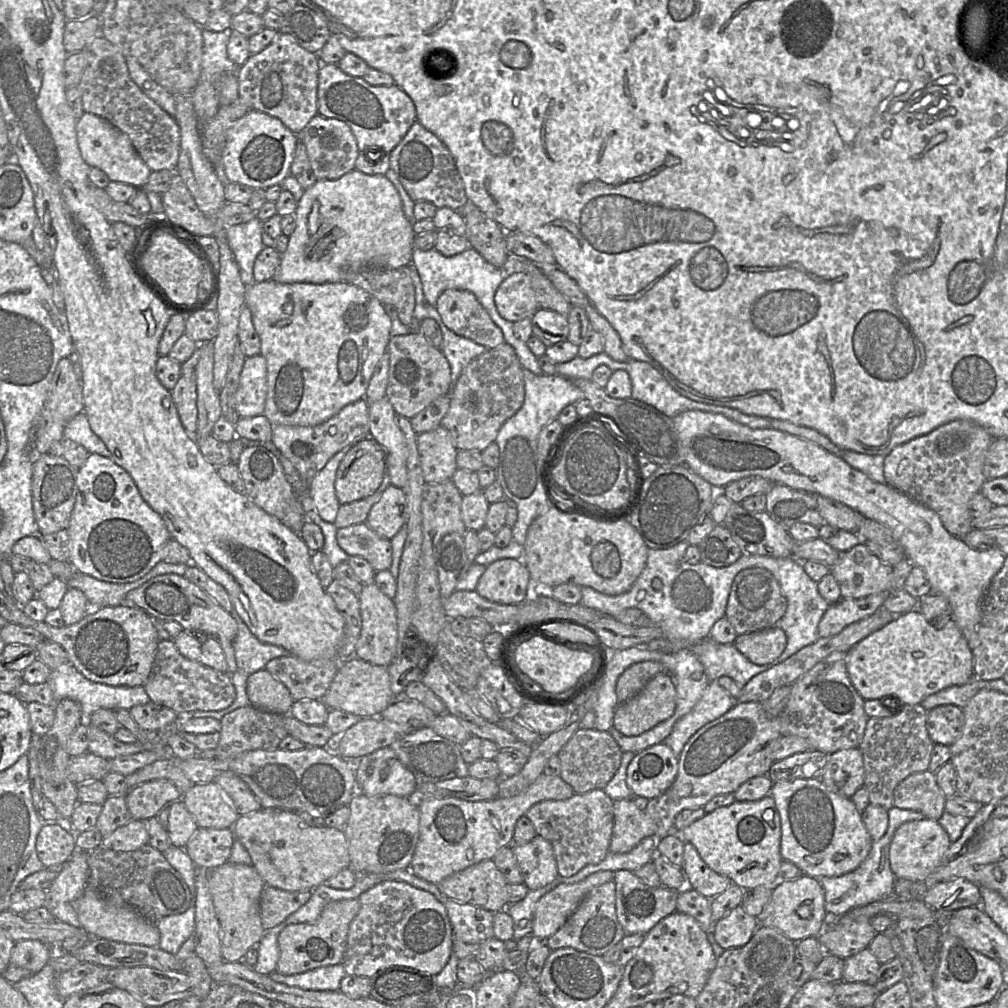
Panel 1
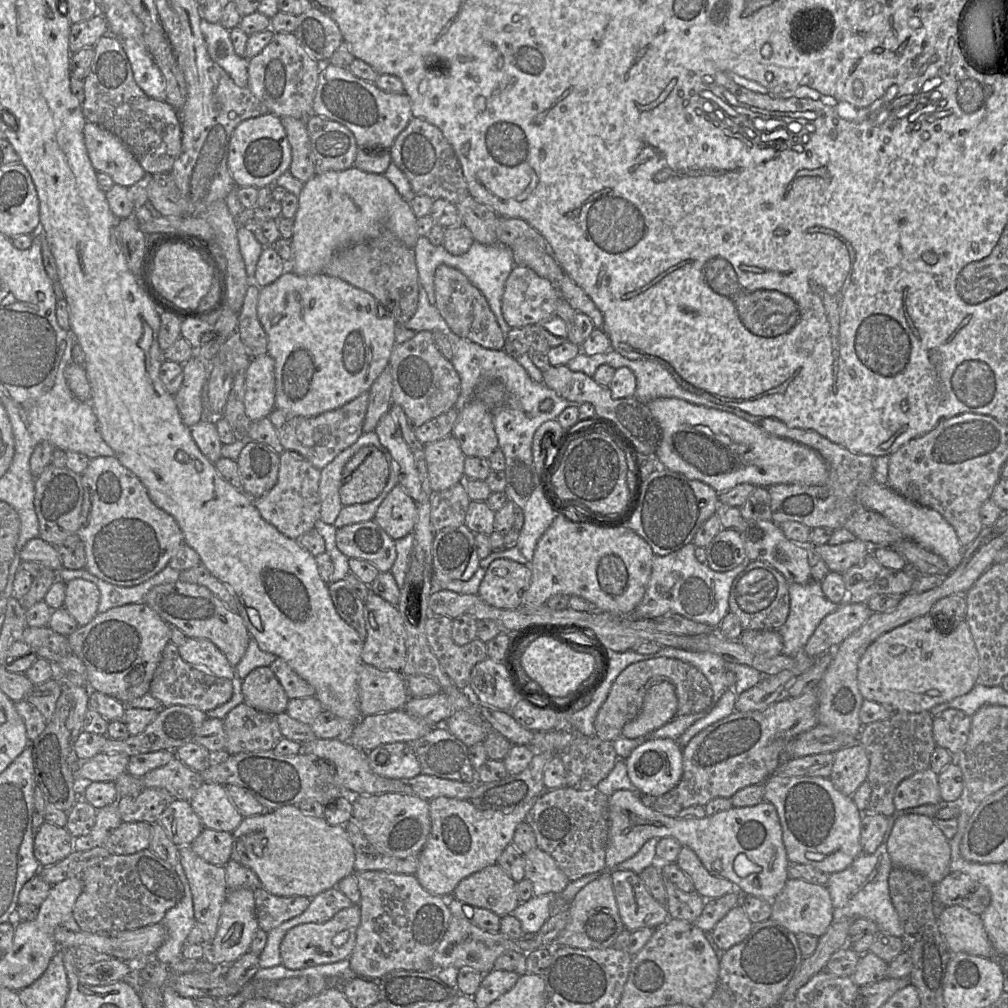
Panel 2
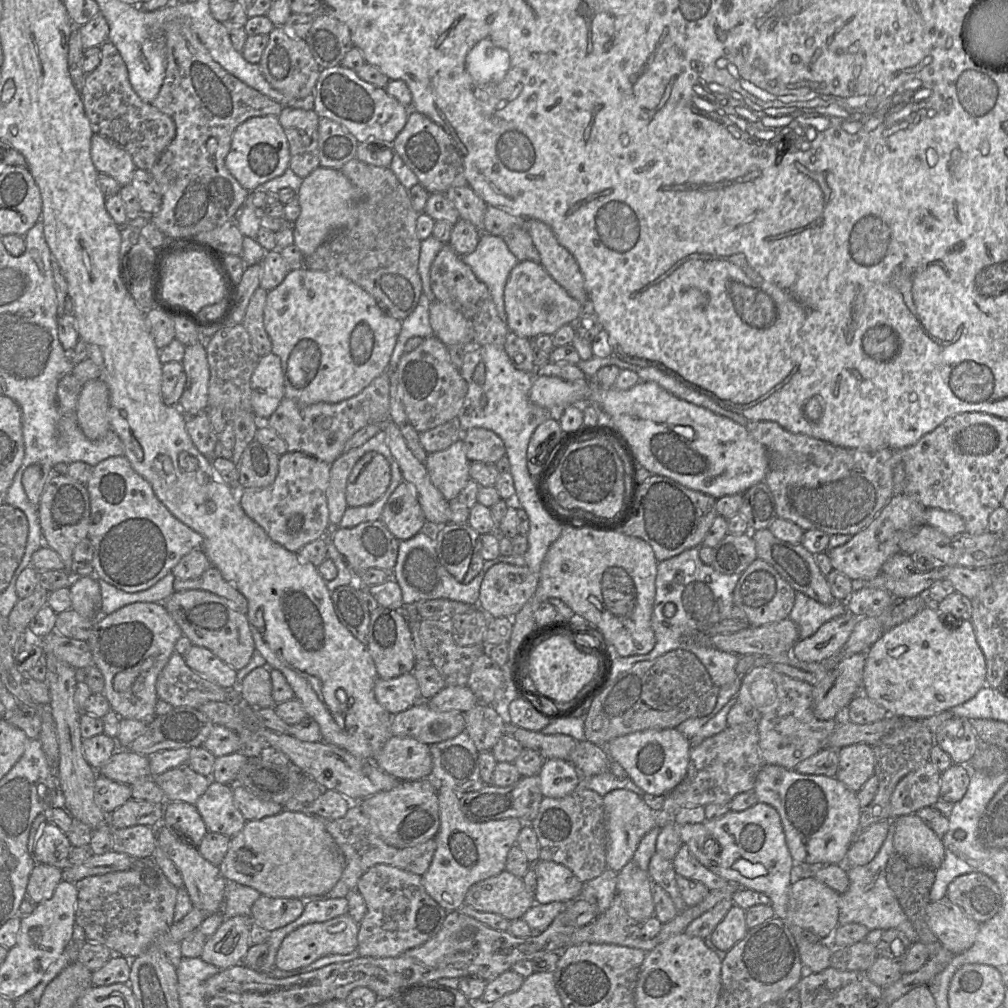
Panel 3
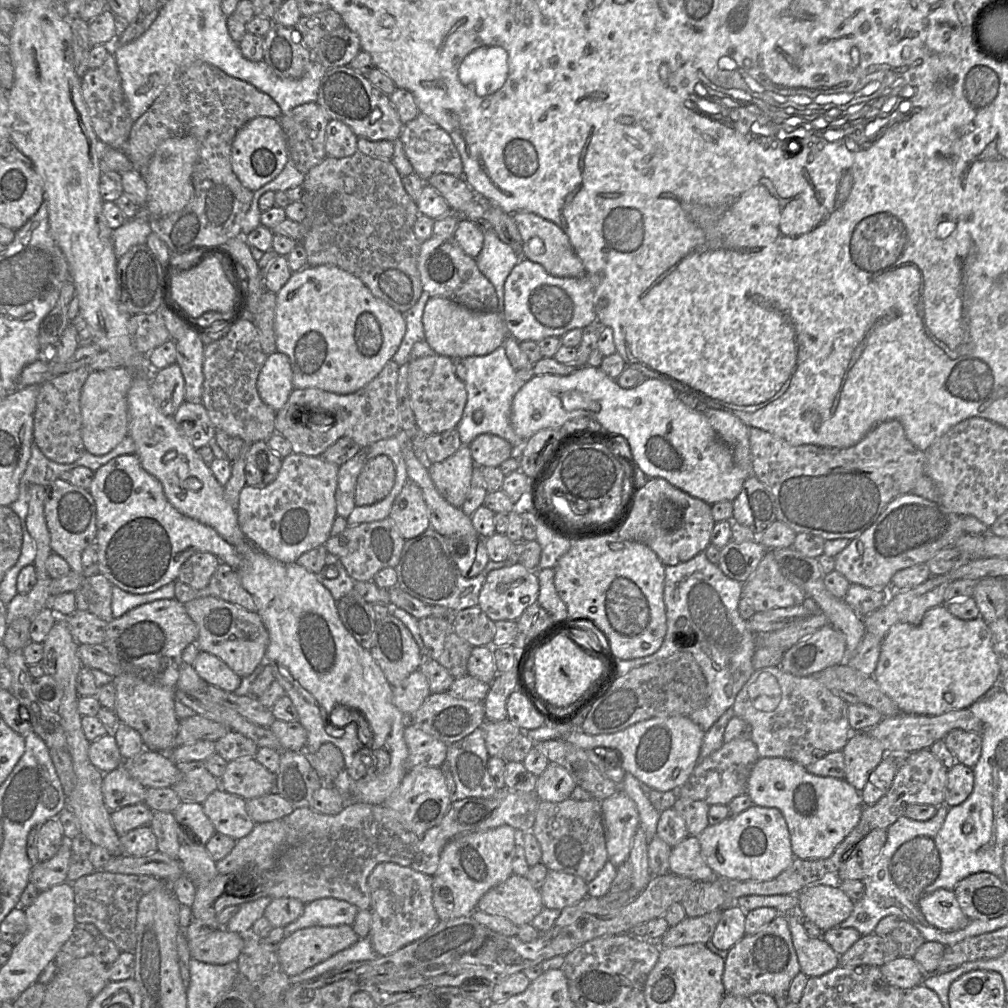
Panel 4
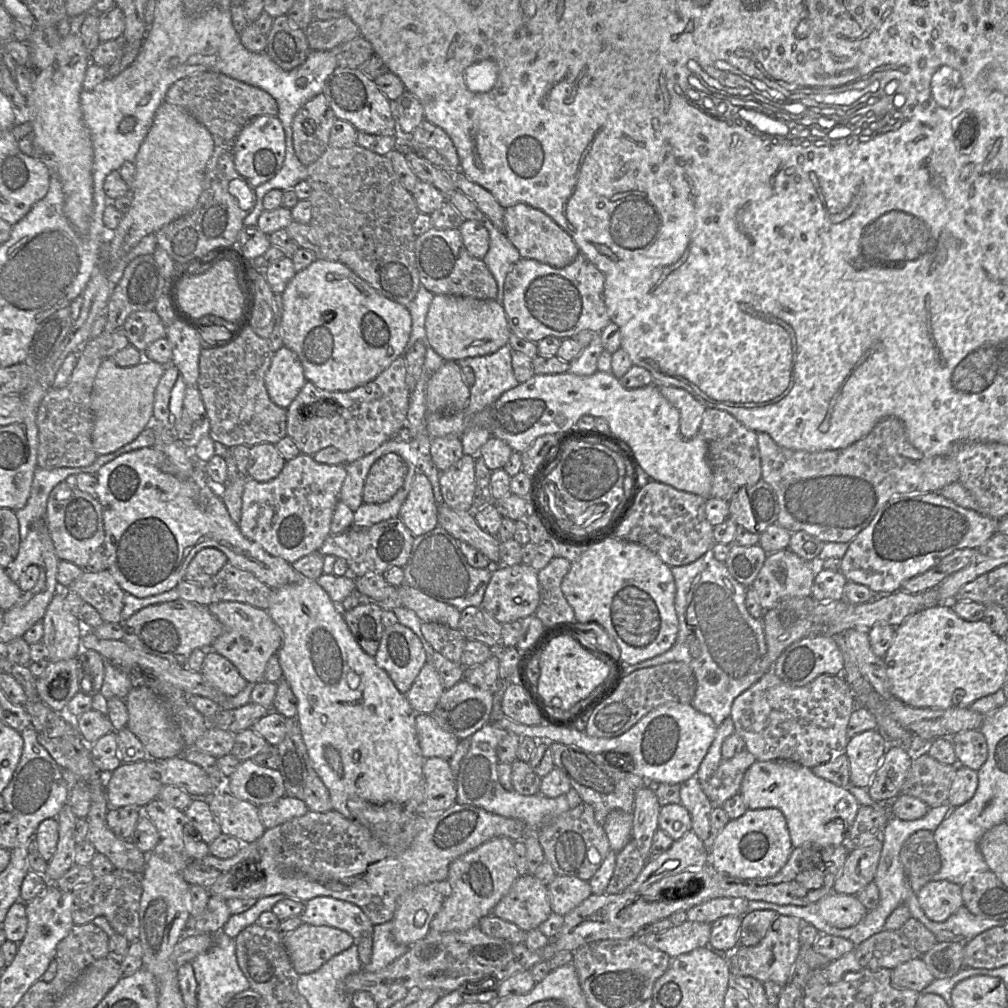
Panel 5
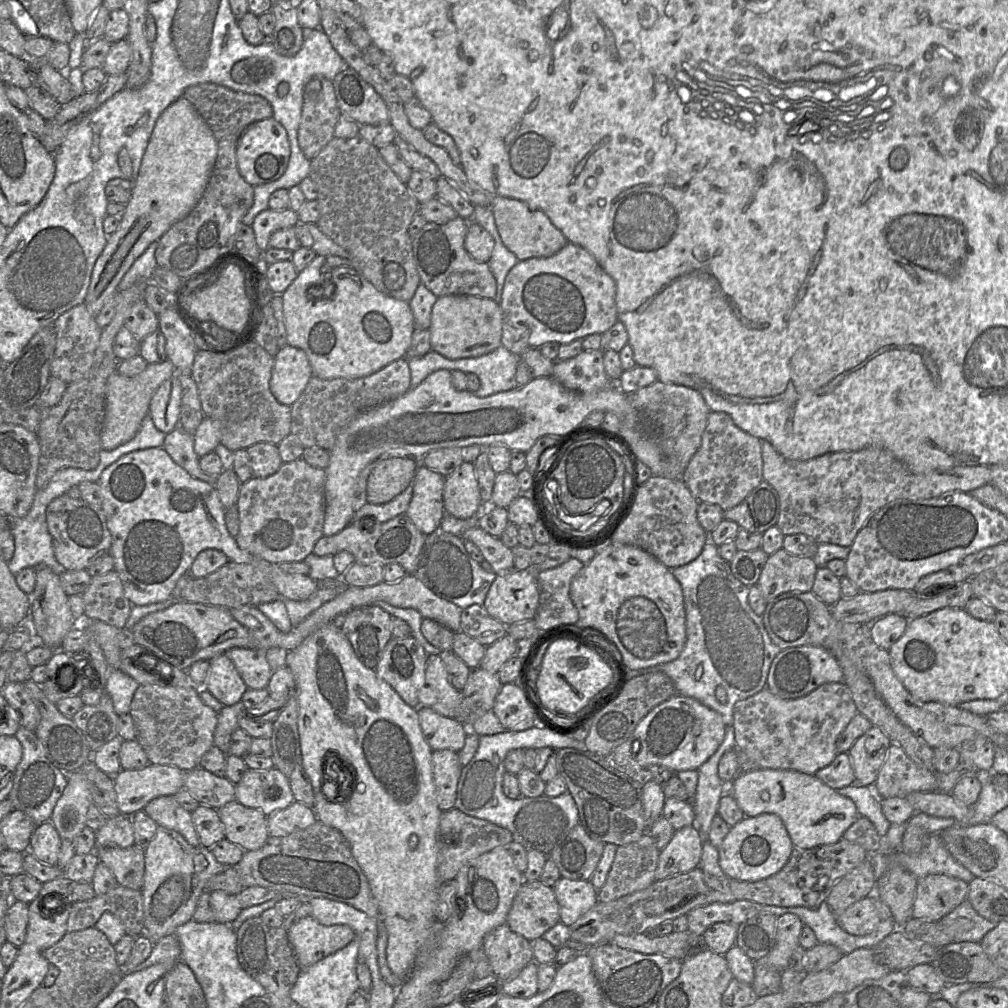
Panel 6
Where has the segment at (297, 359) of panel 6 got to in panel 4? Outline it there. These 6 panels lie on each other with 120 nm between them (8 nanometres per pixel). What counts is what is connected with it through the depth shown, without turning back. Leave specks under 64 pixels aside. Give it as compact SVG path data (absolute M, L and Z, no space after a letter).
M274 352L267 359L257 379L257 390L265 404L276 412L284 407L293 387L293 373L289 358Z

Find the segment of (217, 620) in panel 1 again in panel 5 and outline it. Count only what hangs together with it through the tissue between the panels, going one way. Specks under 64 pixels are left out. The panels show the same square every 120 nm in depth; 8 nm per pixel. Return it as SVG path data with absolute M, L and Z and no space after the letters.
M218 602L209 605L208 609L224 628L210 649L228 659L248 683L263 681L269 658L277 654L283 643L283 632L280 627L267 610L247 603Z

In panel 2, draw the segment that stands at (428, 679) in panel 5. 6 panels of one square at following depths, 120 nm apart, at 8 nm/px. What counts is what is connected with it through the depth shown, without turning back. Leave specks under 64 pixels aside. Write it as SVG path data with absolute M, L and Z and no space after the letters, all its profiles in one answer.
M362 664L357 684L363 716L402 709L410 699L407 680L399 671L379 670Z

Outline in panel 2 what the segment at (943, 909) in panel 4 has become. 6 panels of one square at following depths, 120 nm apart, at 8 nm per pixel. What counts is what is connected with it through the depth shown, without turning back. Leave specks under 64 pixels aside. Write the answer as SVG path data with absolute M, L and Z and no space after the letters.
M947 906L937 918L937 924L952 953L995 958L995 950L981 916L963 906Z

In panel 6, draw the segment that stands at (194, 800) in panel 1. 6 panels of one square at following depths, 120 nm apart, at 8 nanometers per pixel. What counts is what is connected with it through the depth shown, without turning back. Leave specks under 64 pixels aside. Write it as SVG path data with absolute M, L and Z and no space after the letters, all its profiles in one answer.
M231 801L218 809L225 838L244 851L260 849L270 837L267 818L261 810Z

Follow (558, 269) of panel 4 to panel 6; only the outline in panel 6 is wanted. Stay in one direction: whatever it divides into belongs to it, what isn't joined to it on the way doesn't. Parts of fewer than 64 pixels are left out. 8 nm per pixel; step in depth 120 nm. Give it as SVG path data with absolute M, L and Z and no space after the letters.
M494 197L492 212L503 244L523 261L530 258L547 258L558 253L566 244L563 233L541 210L534 210L524 202L505 197Z

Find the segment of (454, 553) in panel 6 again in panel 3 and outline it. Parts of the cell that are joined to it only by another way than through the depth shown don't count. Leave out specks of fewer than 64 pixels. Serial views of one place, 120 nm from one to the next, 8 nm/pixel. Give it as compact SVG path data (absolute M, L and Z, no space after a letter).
M422 530L412 538L400 541L391 577L401 589L404 605L416 605L432 599L448 599L478 606L480 585L485 573L480 571L469 584L457 581L439 562L434 535L431 531Z

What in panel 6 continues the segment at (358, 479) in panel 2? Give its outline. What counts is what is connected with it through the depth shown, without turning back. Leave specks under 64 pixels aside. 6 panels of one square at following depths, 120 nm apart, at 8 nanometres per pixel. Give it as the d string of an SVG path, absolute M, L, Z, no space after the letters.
M413 457L376 460L367 479L367 503L384 504L402 493L415 478L419 461Z

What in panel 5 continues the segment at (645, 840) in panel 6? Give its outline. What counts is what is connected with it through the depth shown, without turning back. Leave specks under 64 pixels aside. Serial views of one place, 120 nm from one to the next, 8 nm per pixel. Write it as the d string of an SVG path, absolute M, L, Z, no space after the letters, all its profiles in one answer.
M630 842L617 853L616 866L610 882L606 888L606 894L618 894L626 890L639 876L647 863L639 852L635 842Z

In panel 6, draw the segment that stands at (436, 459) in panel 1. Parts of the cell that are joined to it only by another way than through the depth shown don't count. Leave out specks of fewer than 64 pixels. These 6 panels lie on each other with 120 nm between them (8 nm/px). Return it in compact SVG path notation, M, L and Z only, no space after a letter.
M463 461L445 477L443 487L444 511L458 519L468 519L485 508L480 497L474 463Z

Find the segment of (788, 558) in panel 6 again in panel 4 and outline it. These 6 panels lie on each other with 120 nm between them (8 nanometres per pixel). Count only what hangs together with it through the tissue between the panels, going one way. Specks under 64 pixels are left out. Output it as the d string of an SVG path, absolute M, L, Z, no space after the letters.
M767 550L750 578L743 583L742 597L750 601L755 612L764 612L774 608L786 608L801 605L806 599L805 592L789 581L781 572L772 550Z

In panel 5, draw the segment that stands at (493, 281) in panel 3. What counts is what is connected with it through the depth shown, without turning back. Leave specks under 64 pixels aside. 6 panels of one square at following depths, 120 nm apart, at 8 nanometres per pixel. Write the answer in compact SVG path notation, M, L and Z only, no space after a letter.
M488 218L483 220L483 225L489 232L490 244L482 260L496 280L498 288L496 300L502 305L506 276L512 265L520 260L521 255L505 233L496 228Z

